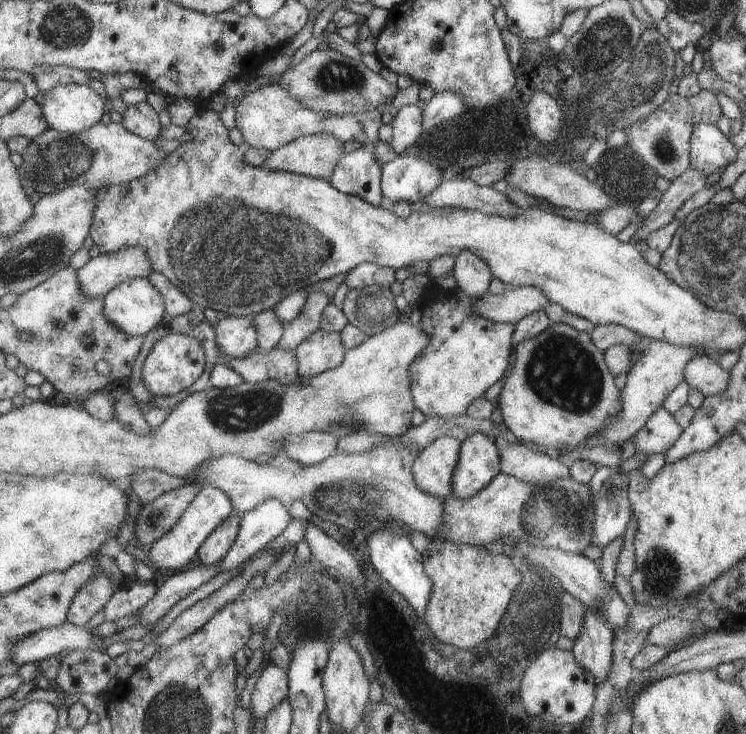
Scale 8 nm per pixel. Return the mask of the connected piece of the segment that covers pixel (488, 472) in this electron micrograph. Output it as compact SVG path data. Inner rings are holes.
M476 432L462 441L461 456L452 480L452 496L468 500L476 496L484 487L488 487L500 473L501 456L498 454L494 439Z

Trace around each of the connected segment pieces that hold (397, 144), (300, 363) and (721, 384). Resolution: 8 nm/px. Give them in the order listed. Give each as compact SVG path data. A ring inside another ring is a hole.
M408 104L400 108L396 116L388 118L392 126L392 138L388 146L392 152L400 154L406 148L415 145L422 130L423 114L417 104Z
M318 328L296 348L297 374L313 378L326 370L336 368L345 359L347 349L341 333L329 333Z
M706 353L698 354L686 364L685 382L698 388L705 397L722 394L728 388L730 371L721 368Z

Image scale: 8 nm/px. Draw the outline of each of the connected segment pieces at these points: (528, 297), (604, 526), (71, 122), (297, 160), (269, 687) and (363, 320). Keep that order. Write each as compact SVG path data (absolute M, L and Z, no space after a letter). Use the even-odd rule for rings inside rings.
M536 286L511 287L499 295L488 291L472 304L472 312L498 323L517 324L548 304L548 296L544 296L544 292Z
M602 466L590 479L590 492L593 494L597 504L597 515L594 516L594 538L590 540L590 545L604 548L615 538L622 537L630 517L634 514L630 510L630 498L628 498L629 473L622 472L618 467Z
M80 83L58 84L44 93L41 106L49 128L65 133L84 132L104 114L102 96Z
M324 132L301 136L277 148L261 167L328 181L342 156L343 144L336 136Z
M270 663L258 678L251 696L251 713L265 718L289 696L289 675L284 668Z
M372 284L350 289L345 296L343 308L349 322L369 337L394 326L398 321L400 311L394 297L388 288Z

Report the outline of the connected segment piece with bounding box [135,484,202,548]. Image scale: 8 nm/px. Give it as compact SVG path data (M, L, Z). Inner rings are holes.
M186 484L143 504L136 523L136 538L145 548L162 538L175 524L194 496L202 489L199 484Z

